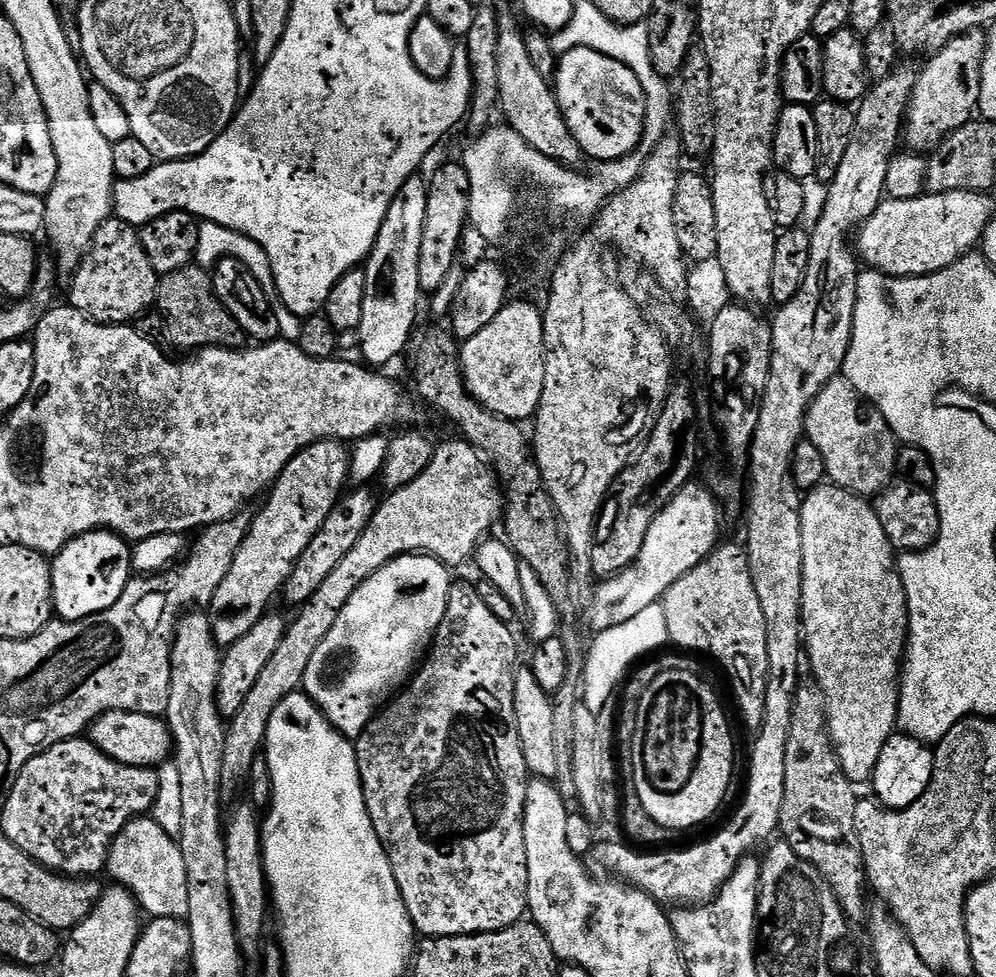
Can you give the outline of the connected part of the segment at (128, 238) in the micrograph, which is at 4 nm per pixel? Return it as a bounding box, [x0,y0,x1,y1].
[67,218,160,325]

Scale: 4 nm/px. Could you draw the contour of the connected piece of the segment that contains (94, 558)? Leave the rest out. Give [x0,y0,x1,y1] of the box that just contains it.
[51,530,134,620]

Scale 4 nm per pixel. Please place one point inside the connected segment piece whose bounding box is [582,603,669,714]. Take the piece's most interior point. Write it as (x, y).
(607, 660)

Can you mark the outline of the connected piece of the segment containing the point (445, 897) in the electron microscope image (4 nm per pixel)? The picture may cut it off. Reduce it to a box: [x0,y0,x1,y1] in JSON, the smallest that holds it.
[354,583,530,938]

